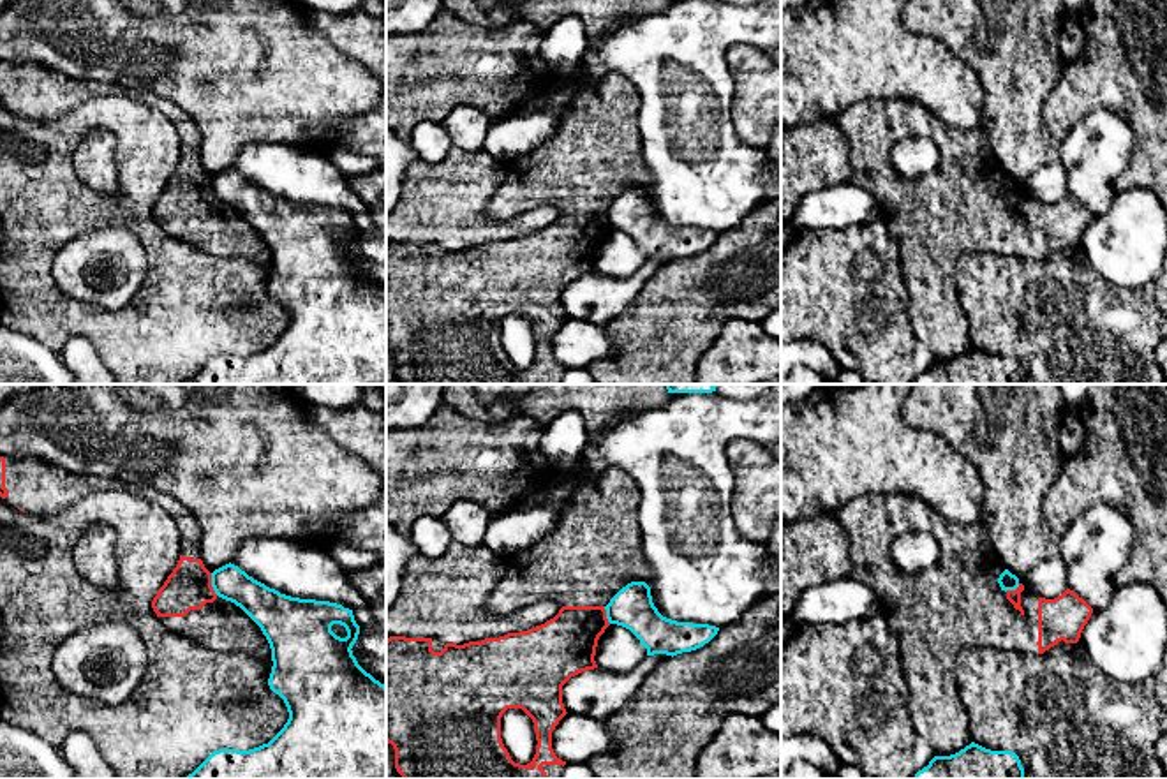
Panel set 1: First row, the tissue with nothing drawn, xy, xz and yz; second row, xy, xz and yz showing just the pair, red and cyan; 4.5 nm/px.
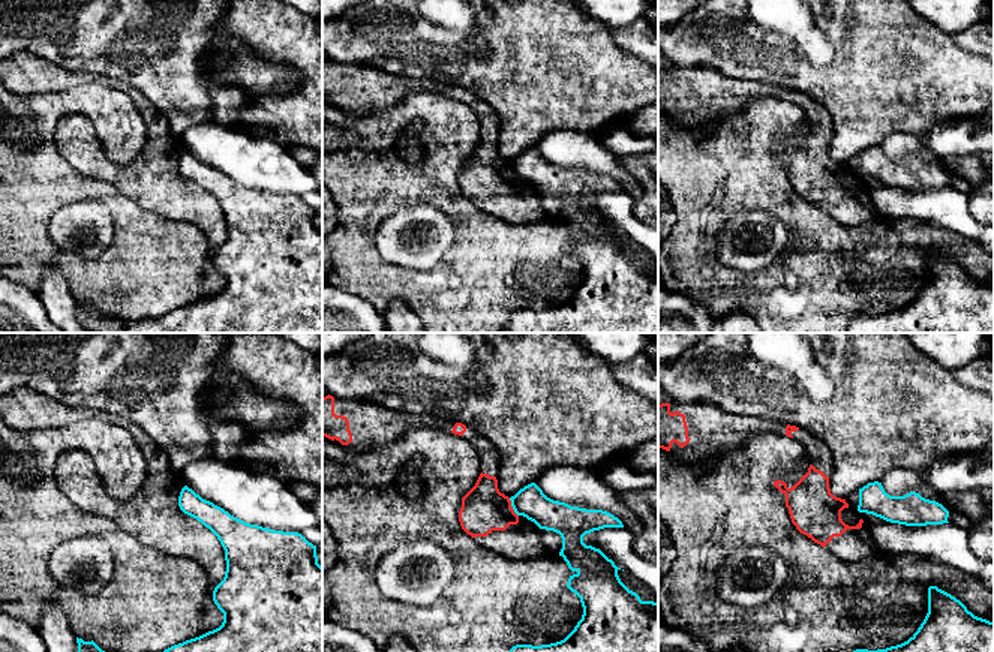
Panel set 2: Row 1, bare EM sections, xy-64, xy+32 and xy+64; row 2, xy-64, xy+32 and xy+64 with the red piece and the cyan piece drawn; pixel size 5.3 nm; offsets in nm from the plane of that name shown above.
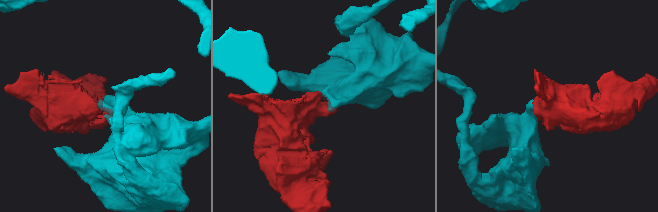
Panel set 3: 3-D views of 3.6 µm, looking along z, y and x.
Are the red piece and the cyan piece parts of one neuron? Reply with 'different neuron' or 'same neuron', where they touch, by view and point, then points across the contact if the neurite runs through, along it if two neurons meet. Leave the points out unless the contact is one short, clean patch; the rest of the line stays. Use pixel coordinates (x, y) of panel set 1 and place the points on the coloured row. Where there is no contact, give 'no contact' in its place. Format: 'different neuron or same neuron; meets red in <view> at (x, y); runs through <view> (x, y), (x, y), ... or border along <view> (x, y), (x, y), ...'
different neuron; meets red in xy at (210, 584); border along xy (210, 573), (210, 584), (217, 594)

